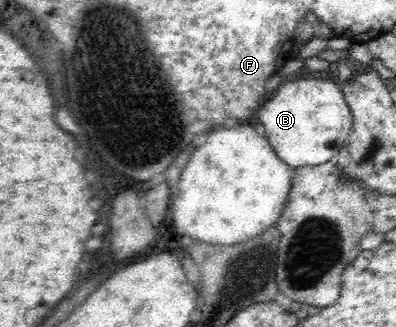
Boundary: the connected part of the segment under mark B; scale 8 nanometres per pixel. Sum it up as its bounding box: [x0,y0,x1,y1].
[253,79,353,170]

